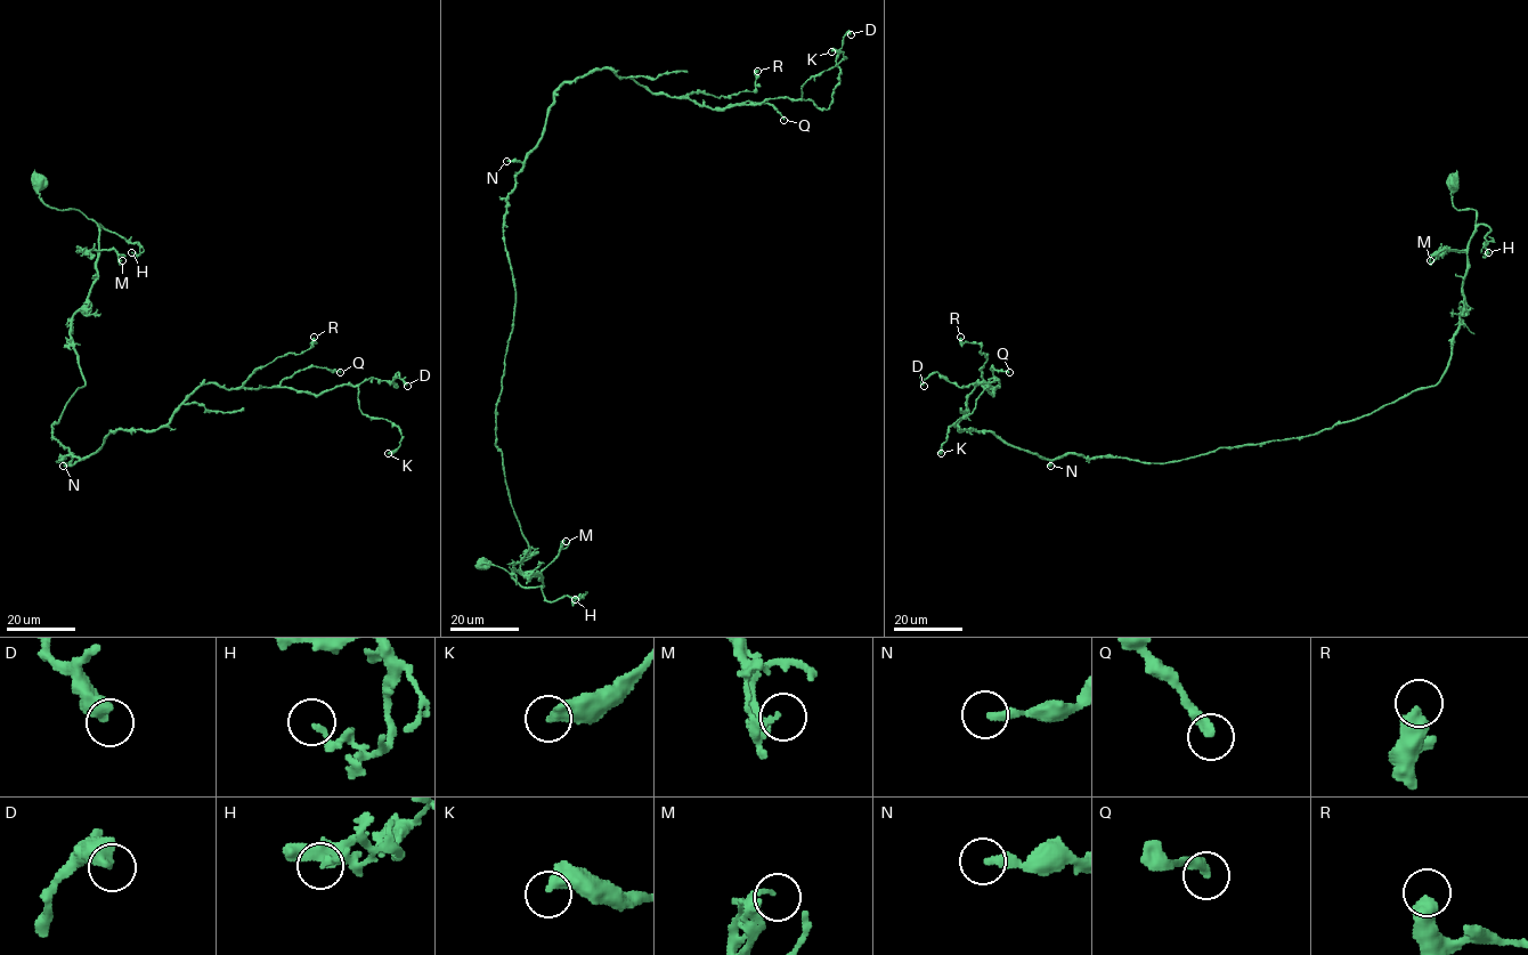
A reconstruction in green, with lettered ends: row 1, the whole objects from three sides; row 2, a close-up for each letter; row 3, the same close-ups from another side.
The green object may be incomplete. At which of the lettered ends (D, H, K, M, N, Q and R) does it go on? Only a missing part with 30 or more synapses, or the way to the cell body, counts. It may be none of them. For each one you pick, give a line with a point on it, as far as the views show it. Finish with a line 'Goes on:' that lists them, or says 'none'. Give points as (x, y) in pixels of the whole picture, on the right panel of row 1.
Goes on: none

